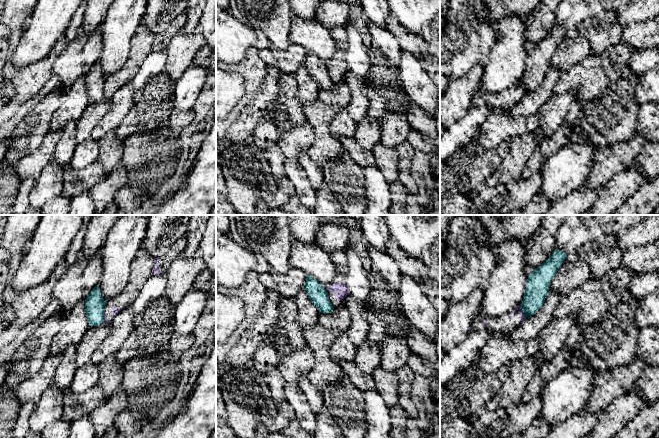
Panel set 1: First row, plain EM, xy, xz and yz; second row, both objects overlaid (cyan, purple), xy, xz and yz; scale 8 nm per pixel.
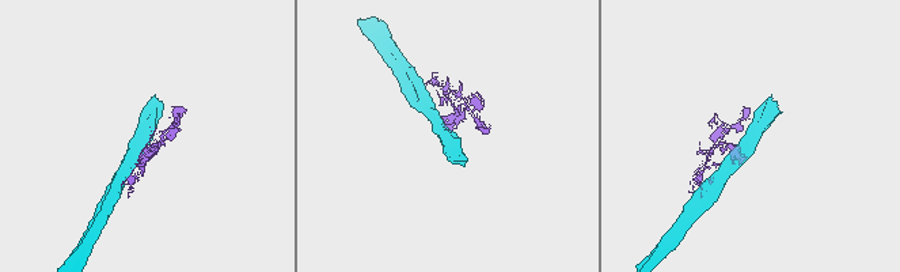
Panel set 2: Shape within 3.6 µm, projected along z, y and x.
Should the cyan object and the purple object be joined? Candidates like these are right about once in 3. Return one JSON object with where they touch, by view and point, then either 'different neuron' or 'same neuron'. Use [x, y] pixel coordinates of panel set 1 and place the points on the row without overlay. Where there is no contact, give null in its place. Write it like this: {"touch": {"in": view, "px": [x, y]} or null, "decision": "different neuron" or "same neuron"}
{"touch": {"in": "yz", "px": [523, 87]}, "decision": "different neuron"}

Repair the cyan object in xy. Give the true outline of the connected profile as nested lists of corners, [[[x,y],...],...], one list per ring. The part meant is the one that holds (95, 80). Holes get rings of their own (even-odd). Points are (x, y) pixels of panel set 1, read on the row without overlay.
[[[96,61],[85,75],[85,86],[89,102],[104,98],[104,87],[107,78],[104,76],[99,61]]]

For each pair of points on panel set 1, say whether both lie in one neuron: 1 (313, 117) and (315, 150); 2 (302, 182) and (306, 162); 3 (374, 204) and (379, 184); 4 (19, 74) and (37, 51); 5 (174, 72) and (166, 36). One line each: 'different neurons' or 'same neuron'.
1: same neuron
2: different neurons
3: same neuron
4: different neurons
5: different neurons

